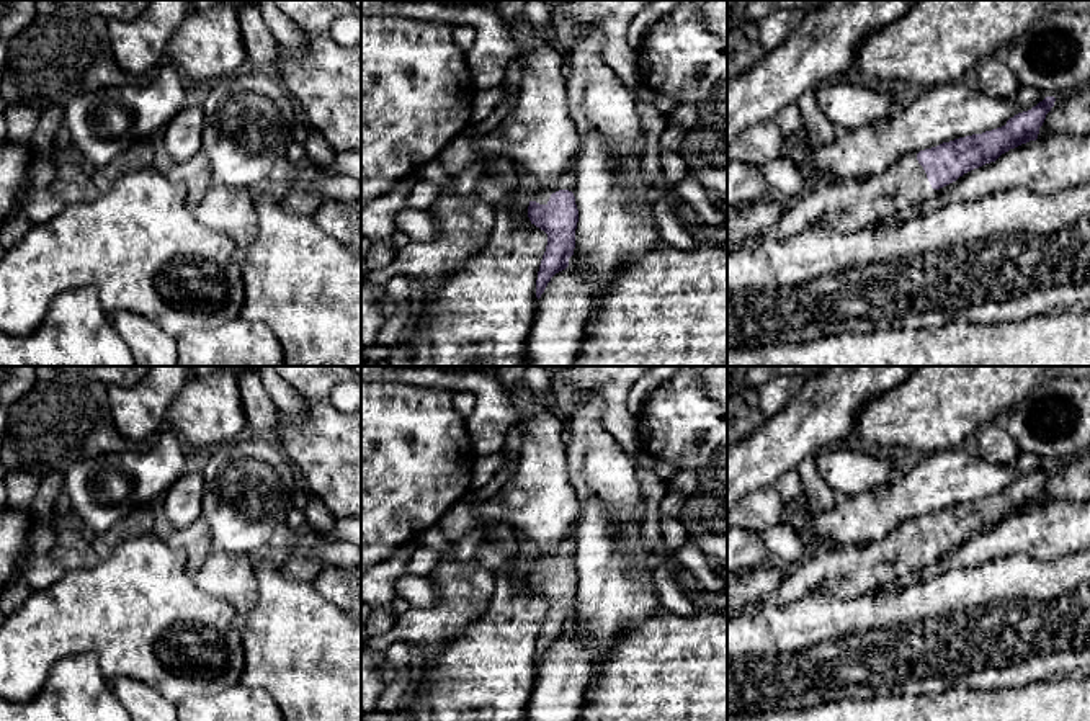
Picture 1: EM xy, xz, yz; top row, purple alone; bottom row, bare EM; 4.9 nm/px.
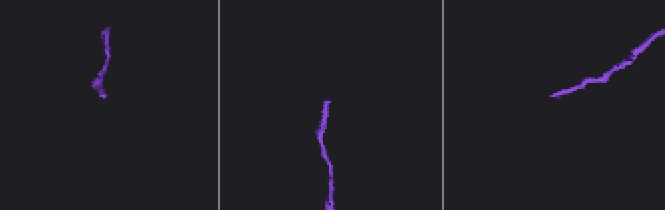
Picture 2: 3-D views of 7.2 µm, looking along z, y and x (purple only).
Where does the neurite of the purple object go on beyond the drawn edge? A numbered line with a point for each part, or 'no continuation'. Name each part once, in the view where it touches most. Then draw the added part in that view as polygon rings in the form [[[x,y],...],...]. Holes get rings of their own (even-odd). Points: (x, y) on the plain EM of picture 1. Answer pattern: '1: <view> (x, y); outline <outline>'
1: yz (844, 573); outline [[[917,520],[896,528],[884,540],[858,546],[835,546],[815,556],[806,556],[791,566],[783,582],[765,597],[727,610],[727,616],[753,615],[770,607],[786,607],[812,592],[835,598],[851,598],[876,590],[899,572],[922,567],[931,551]]]

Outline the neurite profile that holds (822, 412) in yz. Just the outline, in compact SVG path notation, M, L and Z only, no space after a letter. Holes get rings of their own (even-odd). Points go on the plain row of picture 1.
M825 366L791 401L747 438L727 445L727 512L750 492L773 487L786 472L797 471L807 456L817 456L853 433L858 410L874 397L904 383L917 366Z

